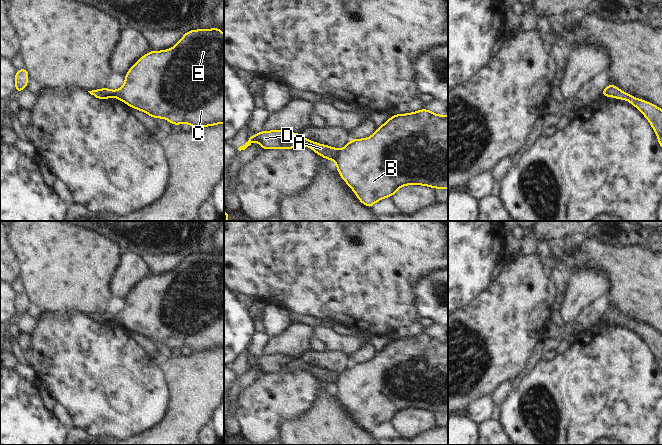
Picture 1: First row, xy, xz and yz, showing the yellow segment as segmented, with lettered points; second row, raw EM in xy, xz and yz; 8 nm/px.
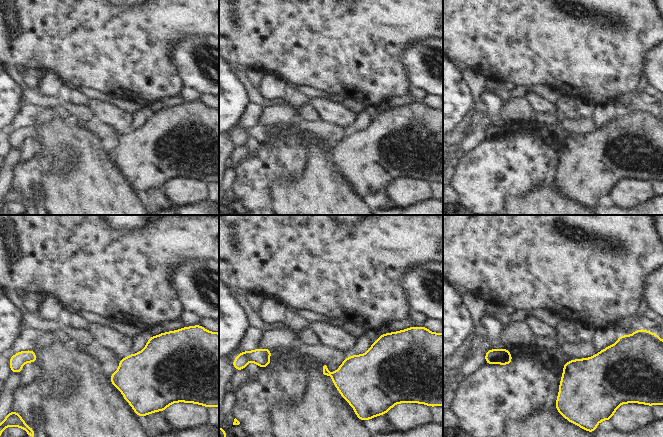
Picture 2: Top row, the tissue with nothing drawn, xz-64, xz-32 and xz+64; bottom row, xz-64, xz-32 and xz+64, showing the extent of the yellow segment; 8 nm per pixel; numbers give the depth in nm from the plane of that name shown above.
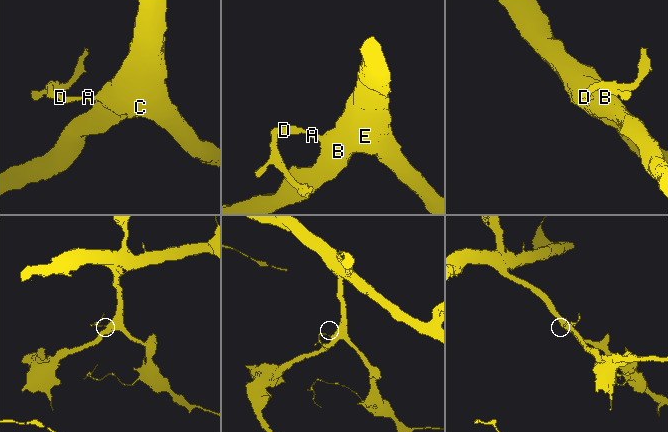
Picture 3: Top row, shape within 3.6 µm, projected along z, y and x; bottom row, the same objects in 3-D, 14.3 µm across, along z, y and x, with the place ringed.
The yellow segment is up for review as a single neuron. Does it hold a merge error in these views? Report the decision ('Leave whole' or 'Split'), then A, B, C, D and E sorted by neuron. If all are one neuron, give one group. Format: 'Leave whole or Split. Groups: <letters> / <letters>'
Split. Groups: A D / B C E.

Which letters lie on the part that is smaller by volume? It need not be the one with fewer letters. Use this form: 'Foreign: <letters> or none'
Foreign: A, D

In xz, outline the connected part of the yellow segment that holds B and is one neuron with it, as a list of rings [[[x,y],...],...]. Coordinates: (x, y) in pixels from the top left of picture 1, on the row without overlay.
[[[424,332],[414,337],[393,338],[371,361],[351,363],[340,373],[336,390],[341,403],[350,410],[360,426],[369,432],[385,421],[392,421],[404,409],[448,413],[448,340],[436,339]]]

